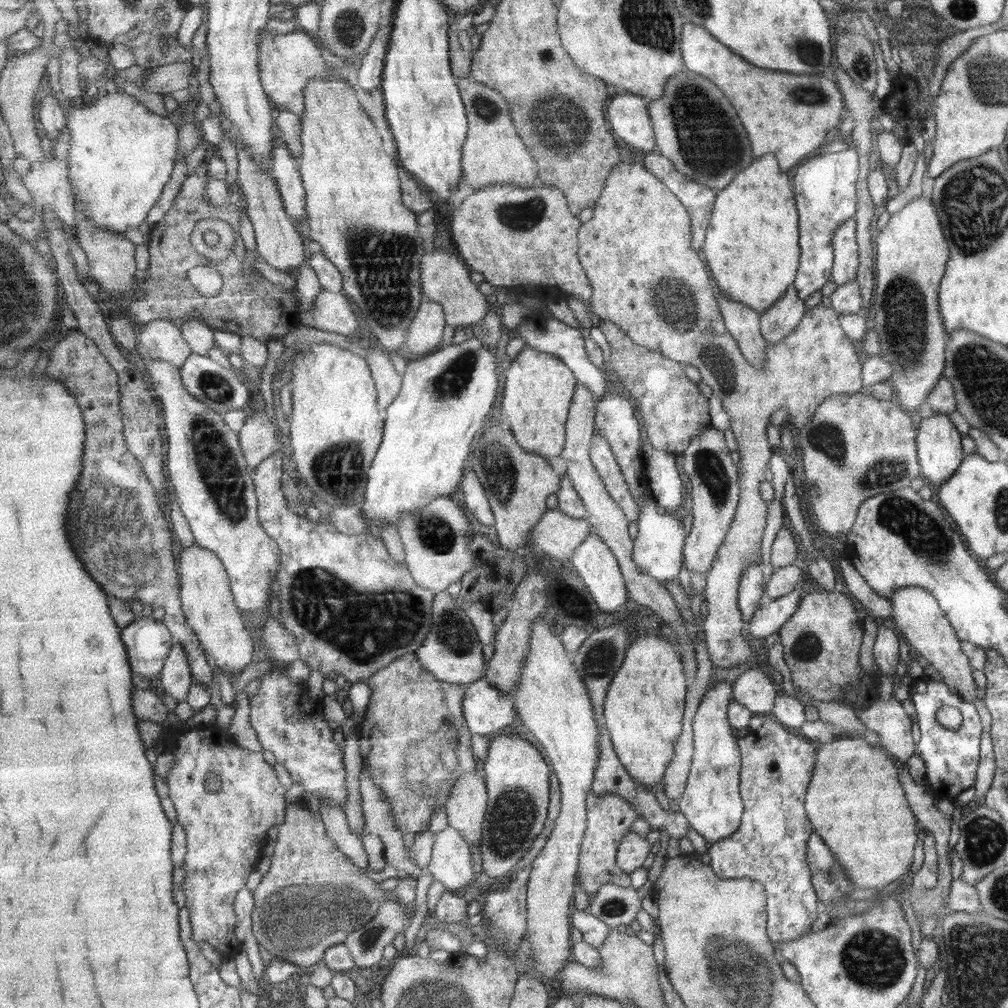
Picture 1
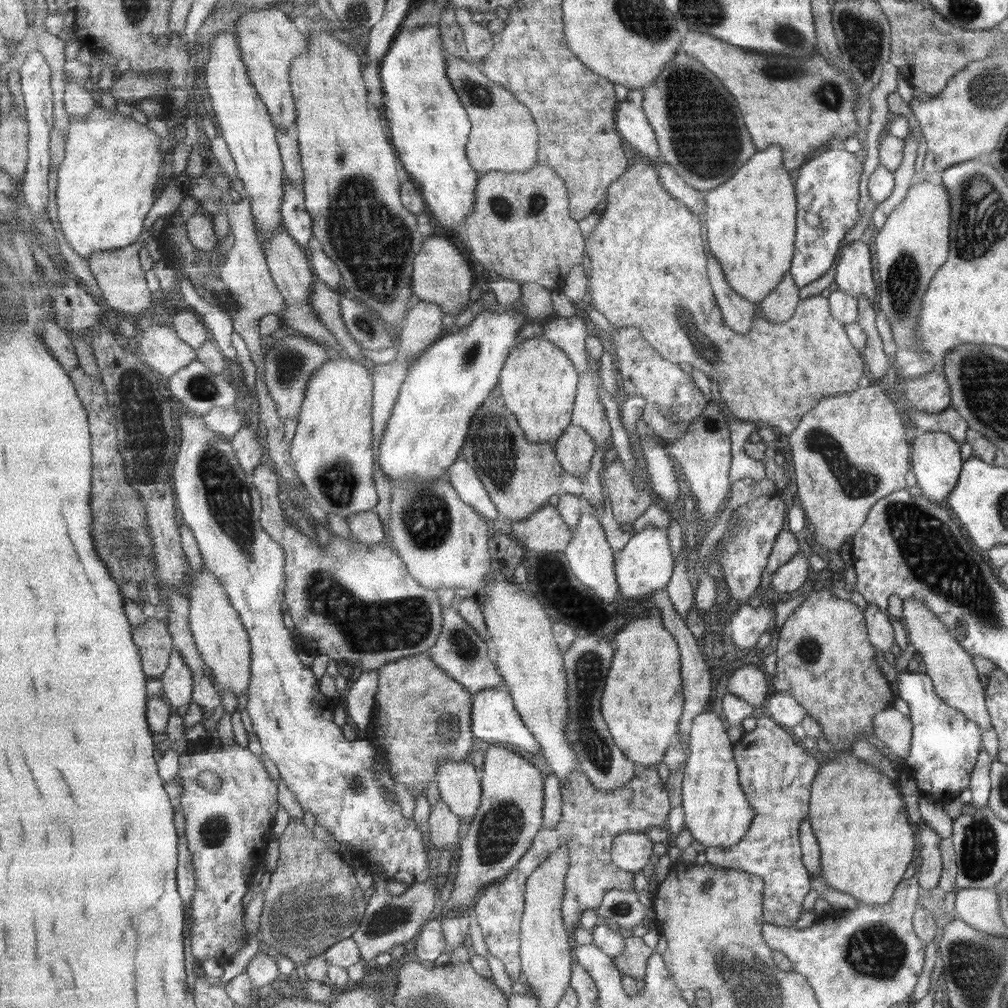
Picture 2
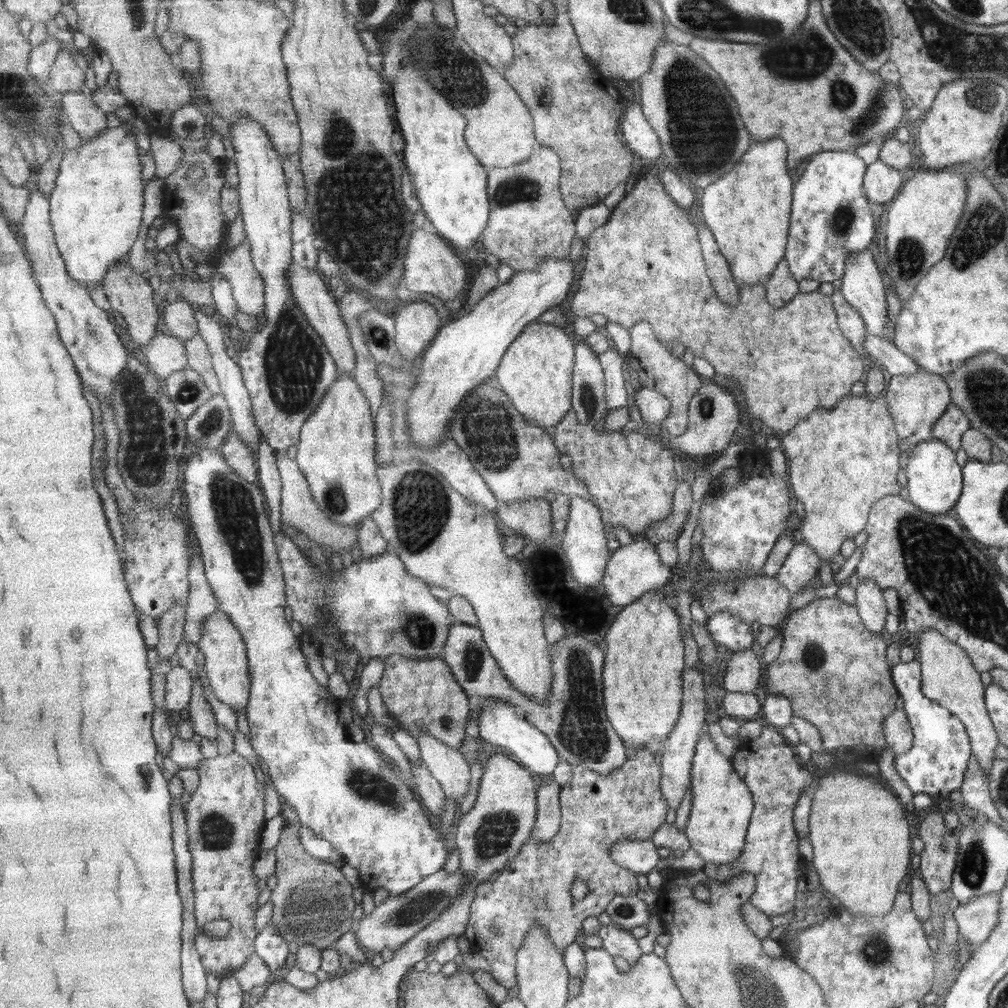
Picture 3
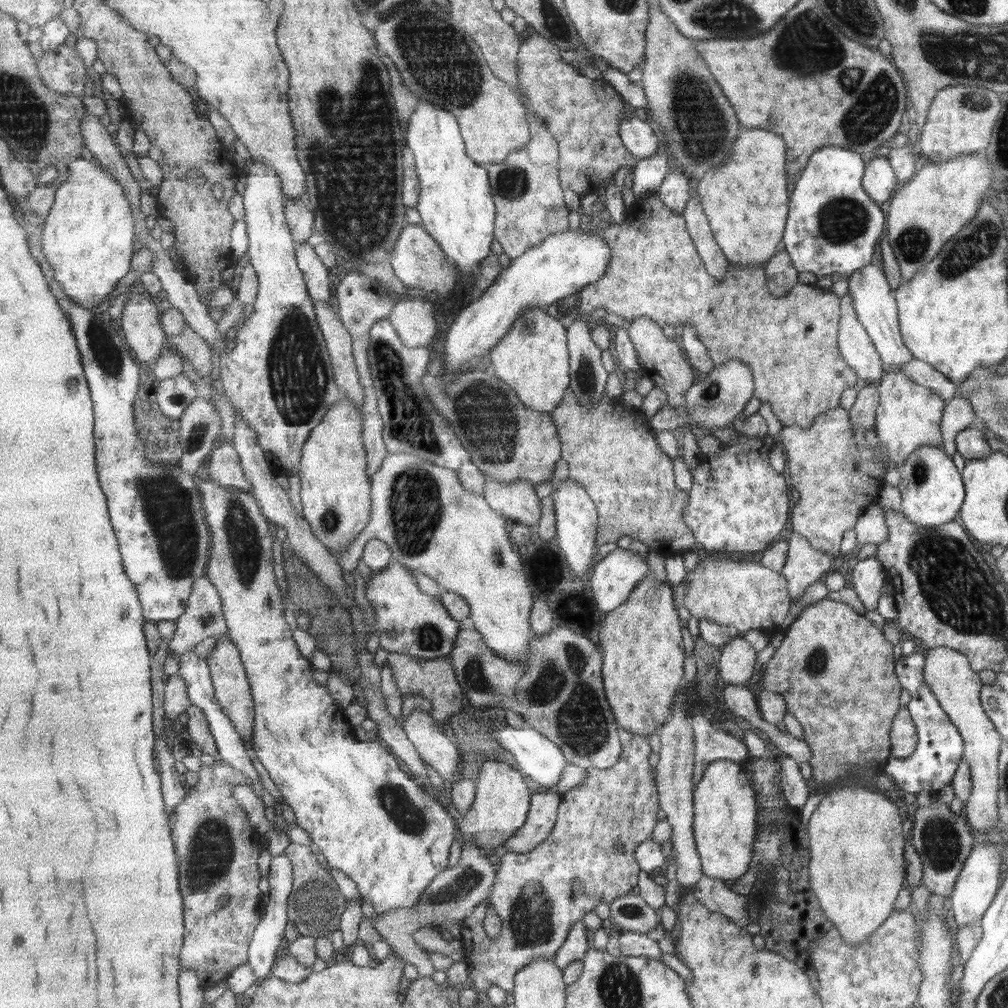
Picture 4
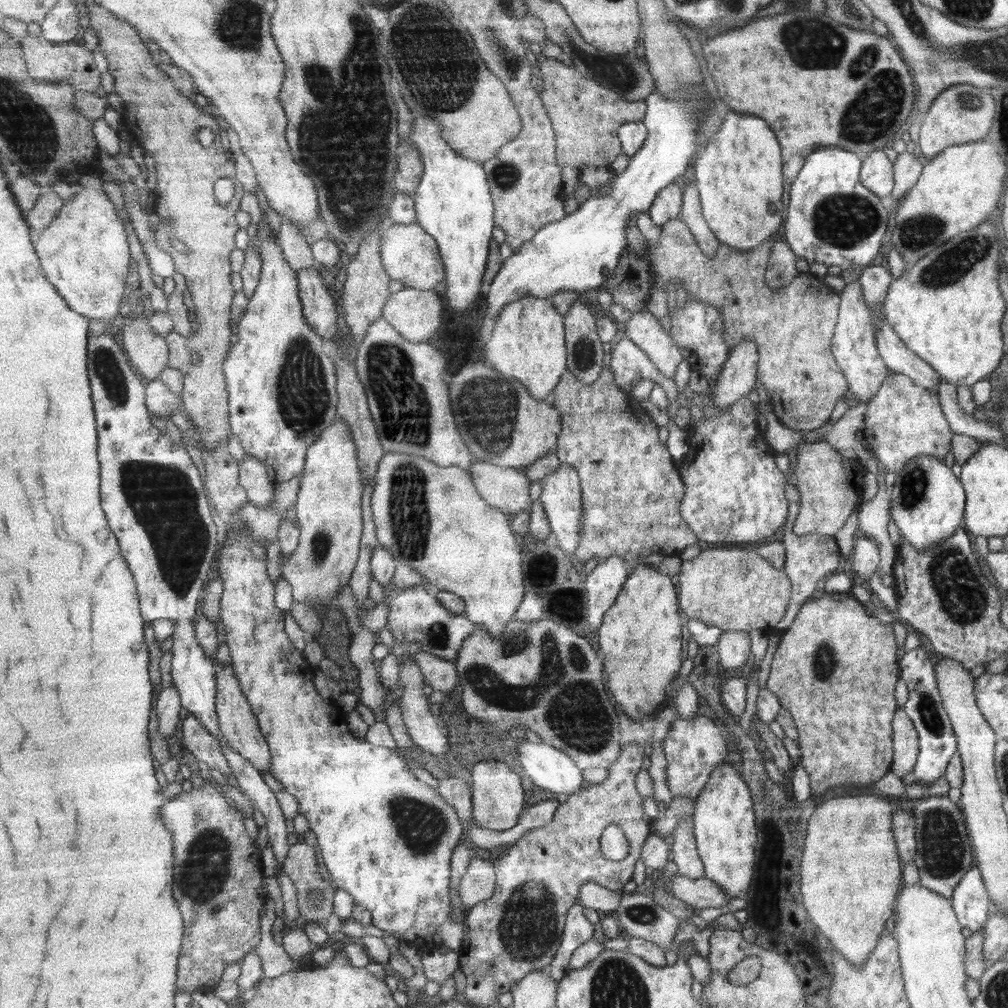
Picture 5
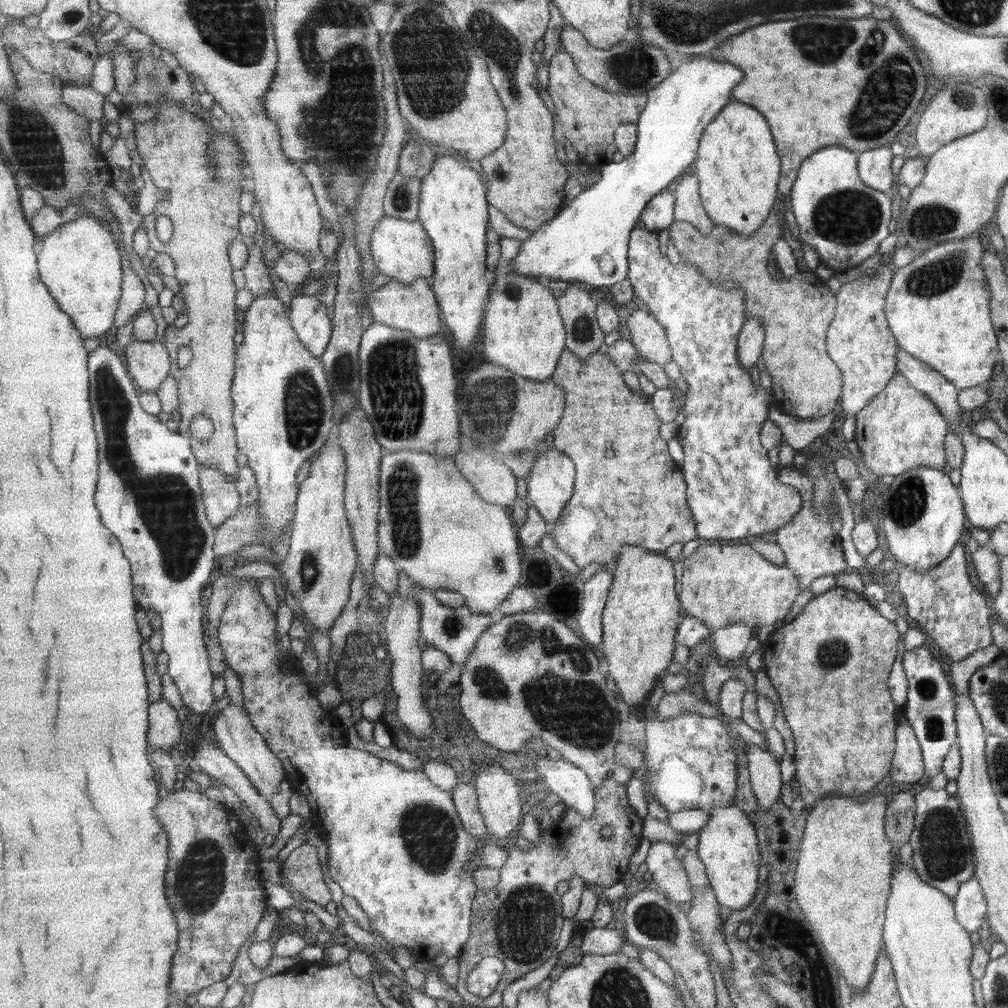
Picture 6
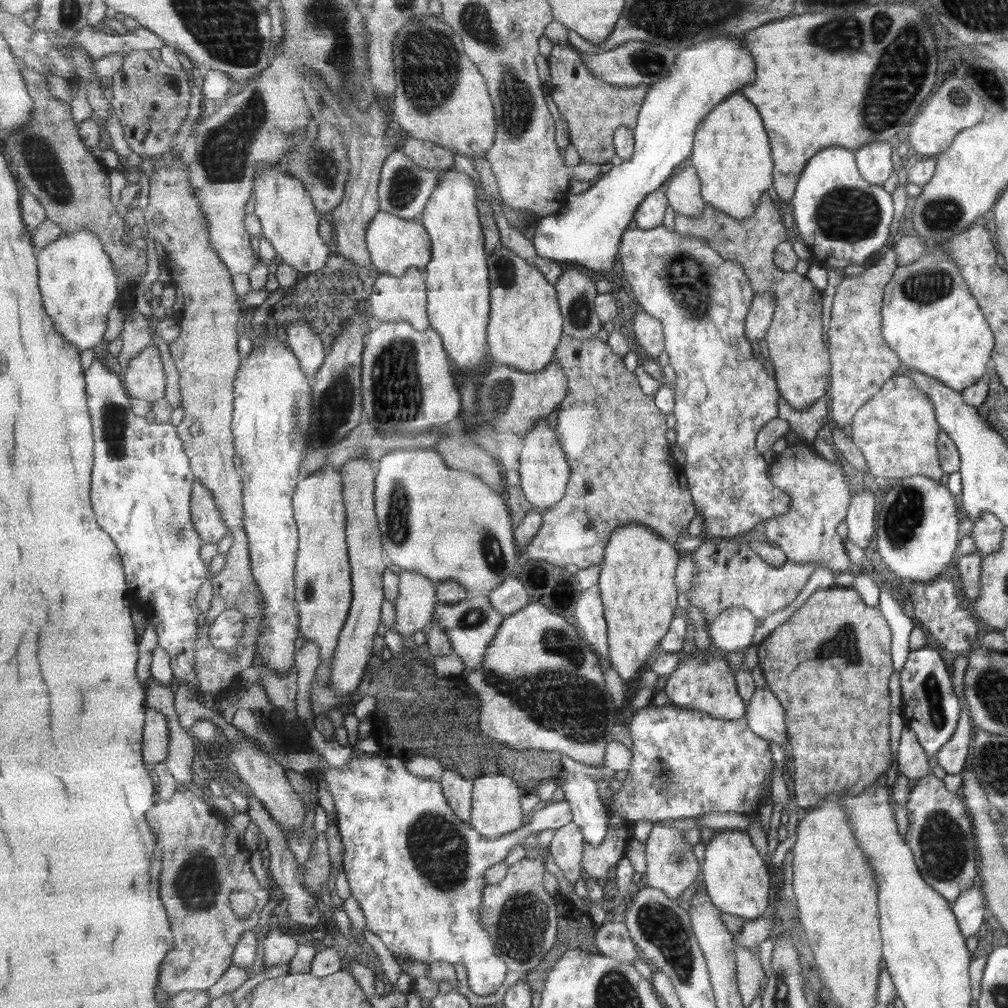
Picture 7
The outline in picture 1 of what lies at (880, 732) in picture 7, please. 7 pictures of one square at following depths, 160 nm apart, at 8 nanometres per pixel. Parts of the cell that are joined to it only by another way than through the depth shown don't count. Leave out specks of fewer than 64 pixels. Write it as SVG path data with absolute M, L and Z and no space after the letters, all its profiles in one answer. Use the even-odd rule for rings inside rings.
M812 592L798 601L798 607L778 630L783 648L783 660L789 669L791 683L799 695L813 702L843 702L853 710L863 709L879 701L878 684L875 674L865 673L859 667L859 650L862 641L861 614L854 609L851 601L843 593Z

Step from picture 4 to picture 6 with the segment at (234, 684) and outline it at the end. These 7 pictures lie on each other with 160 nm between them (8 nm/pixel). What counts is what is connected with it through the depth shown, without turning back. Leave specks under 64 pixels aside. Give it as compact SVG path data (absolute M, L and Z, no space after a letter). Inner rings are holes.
M229 704L219 712L214 724L214 737L218 746L243 769L262 796L272 799L279 790L281 782L288 780L288 771L285 770L284 763L269 748L268 742L265 742L260 732L257 732L244 706Z

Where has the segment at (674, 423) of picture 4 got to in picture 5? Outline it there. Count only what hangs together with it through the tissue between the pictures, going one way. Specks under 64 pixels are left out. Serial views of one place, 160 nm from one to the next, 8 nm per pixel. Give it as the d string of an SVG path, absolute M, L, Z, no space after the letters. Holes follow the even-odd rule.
M627 336L611 352L610 366L616 383L625 393L630 393L639 380L649 379L665 389L671 404L675 404L680 398L679 386L675 384L675 380L665 376L649 355ZM742 340L730 349L710 392L715 406L728 408L747 396L754 388L757 358L756 346L750 340Z

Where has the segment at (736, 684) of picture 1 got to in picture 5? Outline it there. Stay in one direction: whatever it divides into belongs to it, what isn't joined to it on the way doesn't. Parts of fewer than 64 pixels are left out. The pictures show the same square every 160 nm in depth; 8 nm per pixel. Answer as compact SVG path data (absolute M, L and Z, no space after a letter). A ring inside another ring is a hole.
M741 630L722 631L717 641L718 665L727 675L743 666L751 653L748 633Z

